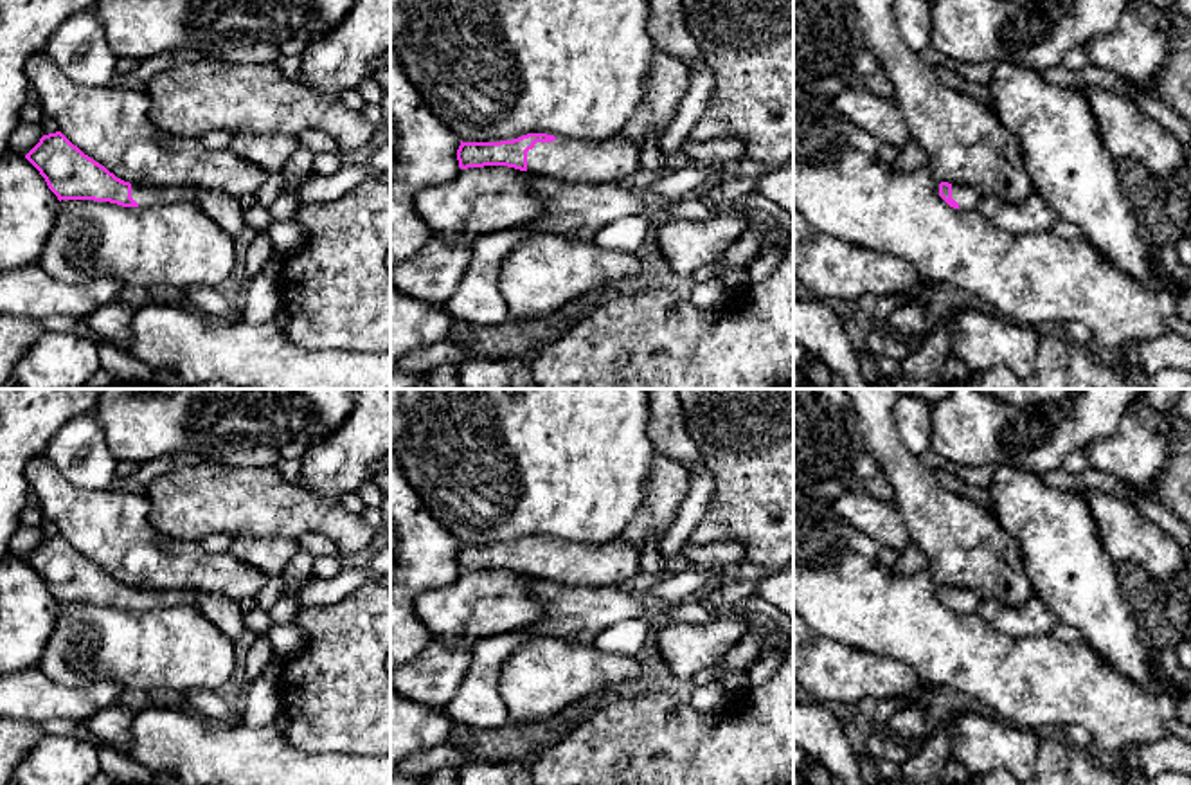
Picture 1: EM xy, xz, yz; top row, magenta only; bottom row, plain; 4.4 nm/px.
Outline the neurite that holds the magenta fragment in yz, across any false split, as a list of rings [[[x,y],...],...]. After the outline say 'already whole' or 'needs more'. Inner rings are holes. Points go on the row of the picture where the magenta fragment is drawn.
[[[939,184],[939,196],[954,209],[977,211],[981,194],[977,189],[961,184]]]; needs more

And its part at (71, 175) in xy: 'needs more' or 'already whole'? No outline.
needs more

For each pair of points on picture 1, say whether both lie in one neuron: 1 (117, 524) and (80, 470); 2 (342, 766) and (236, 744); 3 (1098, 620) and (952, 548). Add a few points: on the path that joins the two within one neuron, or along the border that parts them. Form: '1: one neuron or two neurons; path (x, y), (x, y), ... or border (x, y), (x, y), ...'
1: two neurons; border (54, 469), (76, 487), (107, 488)
2: one neuron; path (315, 766), (263, 766)
3: two neurons; border (1020, 546), (1024, 571), (1035, 593)

